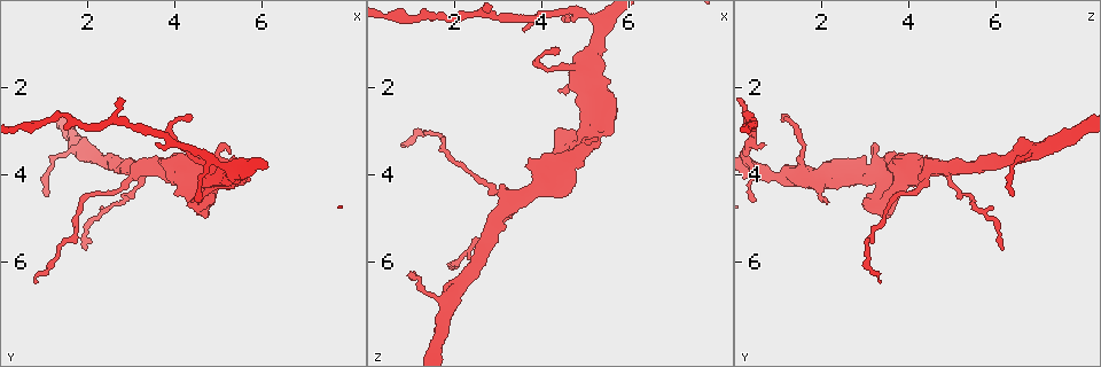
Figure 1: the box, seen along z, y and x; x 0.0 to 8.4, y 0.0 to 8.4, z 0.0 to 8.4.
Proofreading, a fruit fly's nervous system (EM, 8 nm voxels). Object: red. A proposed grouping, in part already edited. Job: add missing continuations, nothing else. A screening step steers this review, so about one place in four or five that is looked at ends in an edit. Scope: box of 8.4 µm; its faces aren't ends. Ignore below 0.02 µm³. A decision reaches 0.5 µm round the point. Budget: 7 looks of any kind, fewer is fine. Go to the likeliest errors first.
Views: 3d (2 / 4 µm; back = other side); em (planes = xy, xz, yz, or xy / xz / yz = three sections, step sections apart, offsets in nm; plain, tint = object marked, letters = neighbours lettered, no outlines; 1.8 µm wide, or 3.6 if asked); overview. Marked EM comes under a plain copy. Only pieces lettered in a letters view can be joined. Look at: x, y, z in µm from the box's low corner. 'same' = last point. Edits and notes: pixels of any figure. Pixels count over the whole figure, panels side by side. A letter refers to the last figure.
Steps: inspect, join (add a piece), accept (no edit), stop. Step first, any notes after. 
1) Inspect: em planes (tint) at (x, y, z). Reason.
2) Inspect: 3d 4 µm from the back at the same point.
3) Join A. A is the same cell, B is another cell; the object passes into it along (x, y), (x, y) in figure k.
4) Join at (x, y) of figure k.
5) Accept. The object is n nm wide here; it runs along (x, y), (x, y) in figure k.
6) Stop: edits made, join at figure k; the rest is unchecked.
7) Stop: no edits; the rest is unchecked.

Inspect: 3d 4 µm at (0.80, 6.50, 3.35). Tapers out.

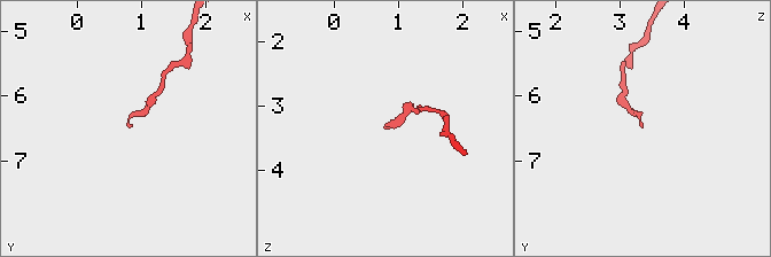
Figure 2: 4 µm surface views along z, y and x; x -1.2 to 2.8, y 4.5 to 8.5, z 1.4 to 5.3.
Inspect: em xy step 8 (letters) at (0.75, 6.45, 3.30).

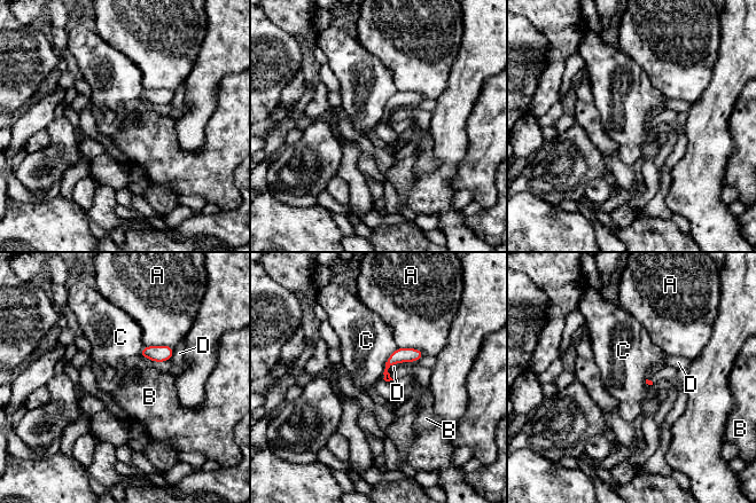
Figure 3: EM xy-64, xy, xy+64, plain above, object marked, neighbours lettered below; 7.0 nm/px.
Inspect: em planes (letters) at the same point.

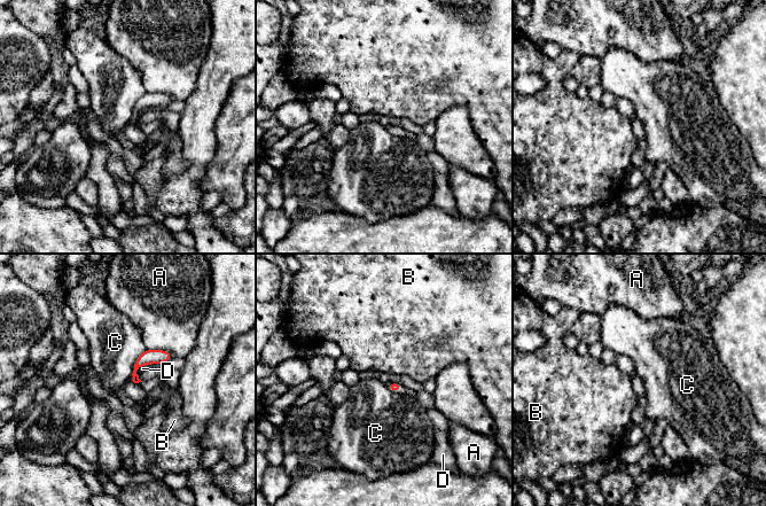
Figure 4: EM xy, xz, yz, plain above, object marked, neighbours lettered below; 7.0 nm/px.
Accept. A, B, C and D are other cells; none of them fits.

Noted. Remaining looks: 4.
Inspect: em planes (letters) at (2.05, 5.70, 6.20).

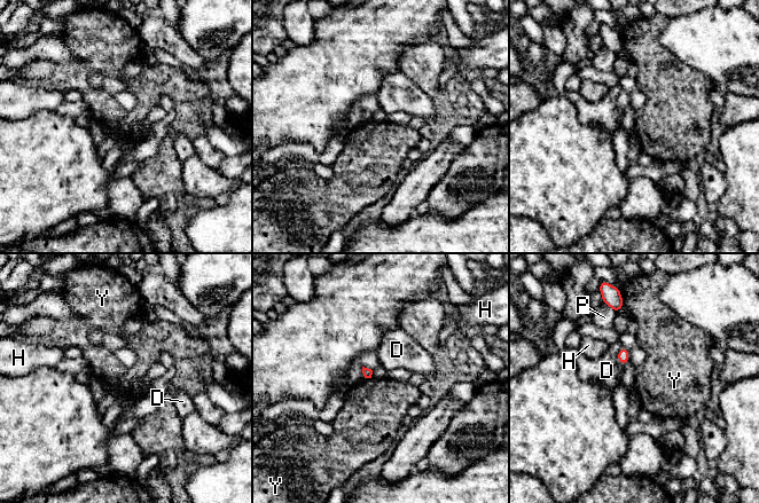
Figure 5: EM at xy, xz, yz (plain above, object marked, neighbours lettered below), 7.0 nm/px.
Accept. D, H, P and Y are other cells; a border runs along (366, 377), (370, 378) in figure 5; no lettered piece goes on from it.

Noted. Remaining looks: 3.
Inspect: 3d 2 µm at (4.40, 2.60, 1.25). Tapers out.

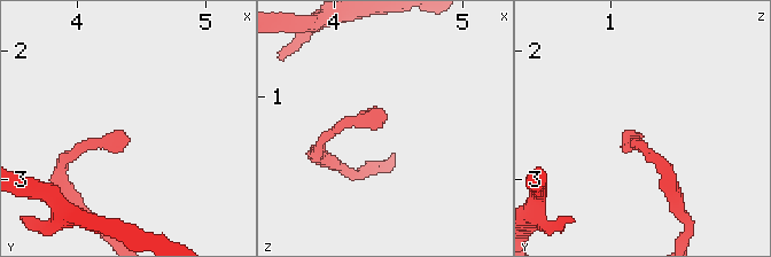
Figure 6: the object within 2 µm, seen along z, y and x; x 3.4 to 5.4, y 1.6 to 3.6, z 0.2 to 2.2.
Inspect: em 3.6 µm planes (letters) at (4.40, 2.68, 1.24). Shape alone is not enough.

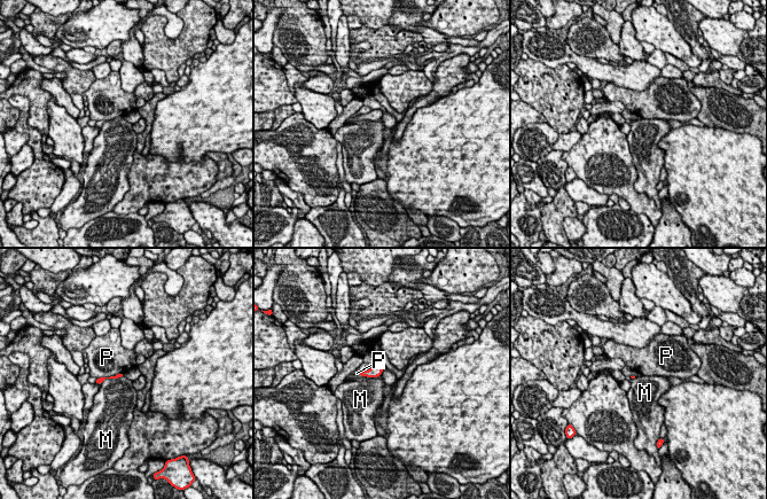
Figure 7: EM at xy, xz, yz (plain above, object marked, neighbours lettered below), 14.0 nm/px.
Accept. M and P are other cells; it runs along (119, 375), (104, 377), (98, 382) in figure 7; none of them fits.

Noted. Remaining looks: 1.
Stop: no edits; the rest is unchecked.

